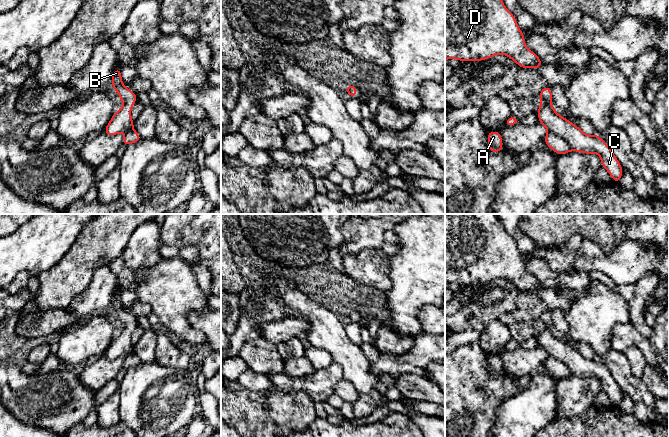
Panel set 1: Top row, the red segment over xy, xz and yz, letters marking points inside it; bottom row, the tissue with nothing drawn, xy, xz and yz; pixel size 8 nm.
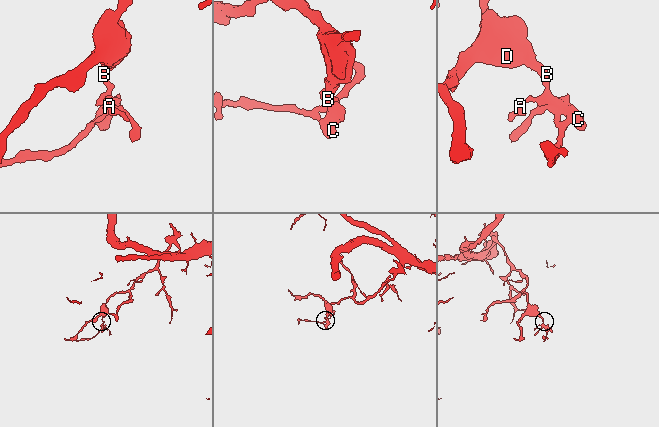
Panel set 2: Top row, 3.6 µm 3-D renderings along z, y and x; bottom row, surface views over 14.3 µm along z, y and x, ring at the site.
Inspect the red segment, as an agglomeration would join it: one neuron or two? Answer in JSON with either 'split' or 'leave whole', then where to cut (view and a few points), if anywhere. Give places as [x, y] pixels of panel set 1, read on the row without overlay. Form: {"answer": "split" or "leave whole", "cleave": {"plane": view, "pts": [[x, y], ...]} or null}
{"answer": "leave whole", "cleave": null}

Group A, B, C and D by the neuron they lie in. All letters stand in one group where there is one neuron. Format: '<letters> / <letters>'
A B C D

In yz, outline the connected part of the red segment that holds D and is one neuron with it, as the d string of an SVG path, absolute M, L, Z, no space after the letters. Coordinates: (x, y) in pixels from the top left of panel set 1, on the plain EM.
M445 214L445 284L482 285L503 278L520 292L544 289L526 271L525 260L516 242L504 229L498 214Z

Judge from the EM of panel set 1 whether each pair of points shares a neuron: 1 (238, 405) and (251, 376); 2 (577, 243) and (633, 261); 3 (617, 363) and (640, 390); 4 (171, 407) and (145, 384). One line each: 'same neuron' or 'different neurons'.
1: different neurons
2: same neuron
3: same neuron
4: same neuron

